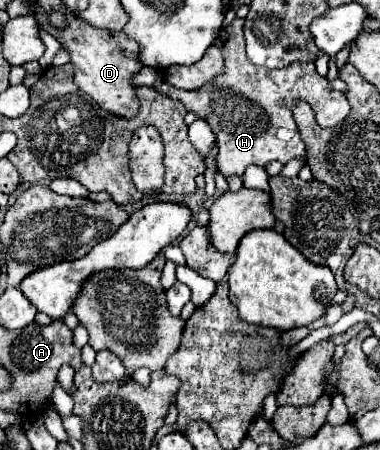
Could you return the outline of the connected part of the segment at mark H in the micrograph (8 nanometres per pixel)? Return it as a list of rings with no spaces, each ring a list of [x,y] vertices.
[[[234,19],[230,25],[222,27],[216,47],[222,51],[224,57],[224,71],[210,79],[206,85],[194,91],[174,89],[164,79],[158,79],[152,89],[158,93],[178,99],[186,111],[196,113],[198,119],[206,119],[212,127],[216,141],[218,141],[218,169],[224,177],[242,175],[248,165],[264,167],[270,161],[288,163],[290,159],[302,161],[306,157],[304,141],[300,139],[300,131],[292,119],[292,105],[296,99],[305,101],[312,107],[314,117],[322,128],[331,128],[344,121],[350,113],[350,103],[340,91],[334,91],[326,77],[316,73],[314,61],[308,63],[290,63],[282,69],[268,69],[258,67],[248,61],[244,51],[244,35],[242,35],[244,19]]]

